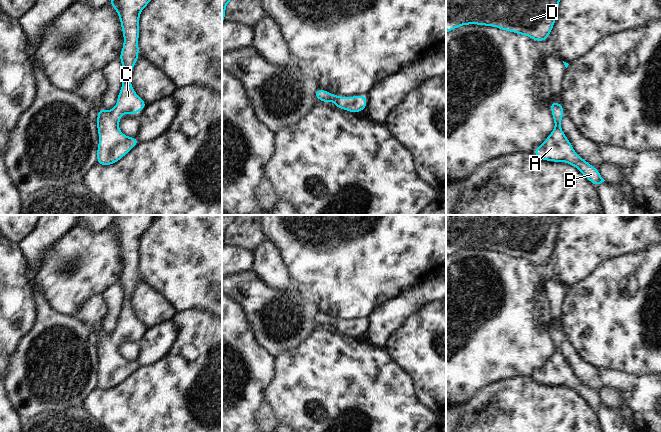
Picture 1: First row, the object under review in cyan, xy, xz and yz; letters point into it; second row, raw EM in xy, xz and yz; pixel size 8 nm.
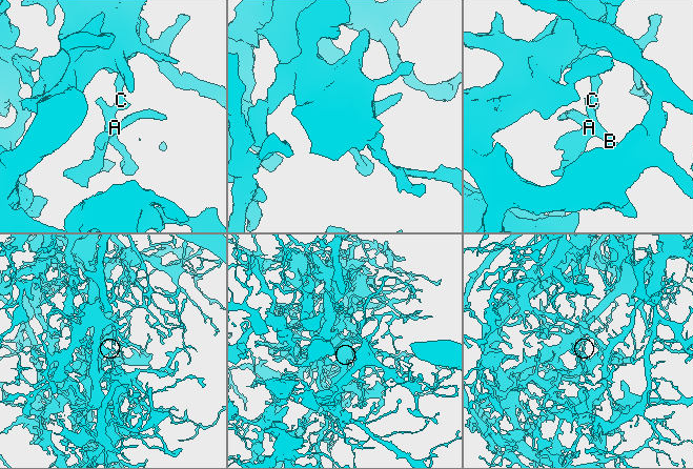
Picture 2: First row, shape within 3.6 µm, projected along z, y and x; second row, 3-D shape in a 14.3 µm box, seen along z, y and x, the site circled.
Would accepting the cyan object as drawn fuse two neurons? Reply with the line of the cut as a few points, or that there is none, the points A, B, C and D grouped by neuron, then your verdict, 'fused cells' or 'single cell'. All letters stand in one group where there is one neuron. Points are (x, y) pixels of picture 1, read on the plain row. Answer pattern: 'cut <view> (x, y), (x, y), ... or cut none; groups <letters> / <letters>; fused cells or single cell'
cut none; groups A B C D; single cell

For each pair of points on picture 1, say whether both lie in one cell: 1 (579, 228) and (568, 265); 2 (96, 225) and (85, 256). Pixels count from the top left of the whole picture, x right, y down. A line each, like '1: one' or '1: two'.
1: one
2: two

